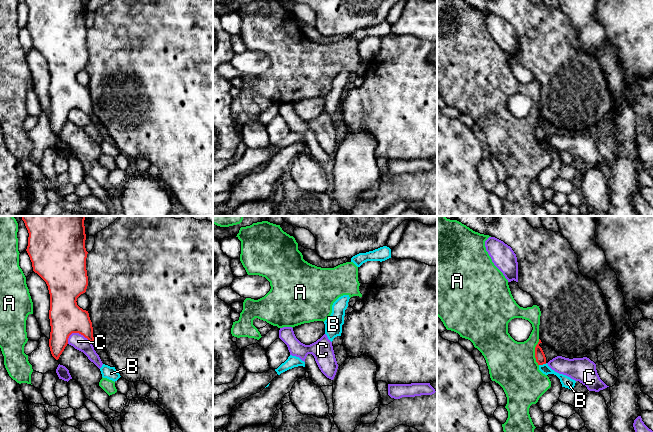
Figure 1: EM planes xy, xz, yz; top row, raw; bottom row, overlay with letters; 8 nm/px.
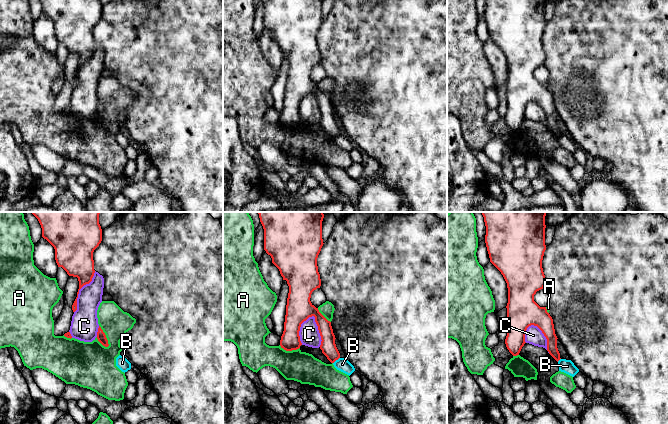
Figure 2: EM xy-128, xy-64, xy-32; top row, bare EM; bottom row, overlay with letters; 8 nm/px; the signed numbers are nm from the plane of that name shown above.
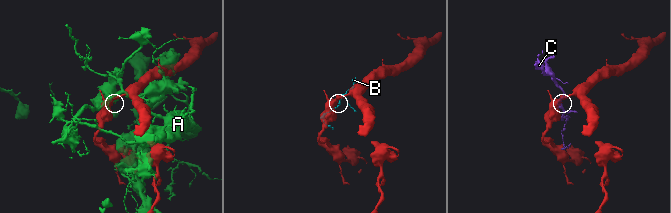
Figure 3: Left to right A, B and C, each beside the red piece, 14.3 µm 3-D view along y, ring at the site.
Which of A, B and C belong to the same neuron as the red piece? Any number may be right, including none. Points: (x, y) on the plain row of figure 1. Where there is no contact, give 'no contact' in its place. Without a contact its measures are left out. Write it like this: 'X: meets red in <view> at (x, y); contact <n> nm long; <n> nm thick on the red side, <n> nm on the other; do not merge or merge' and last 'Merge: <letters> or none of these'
A: meets red in yz at (535, 128); contact 220 nm long; 80 nm thick on the red side, 380 nm on the other; do not merge
B: meets red in yz at (542, 140); contact 70 nm long; 80 nm thick on the red side, 90 nm on the other; do not merge
C: meets red in xy at (79, 109); contact 200 nm long; 280 nm thick on the red side, 120 nm on the other; do not merge
Merge: none of these

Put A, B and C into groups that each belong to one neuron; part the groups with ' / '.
A / B / C

